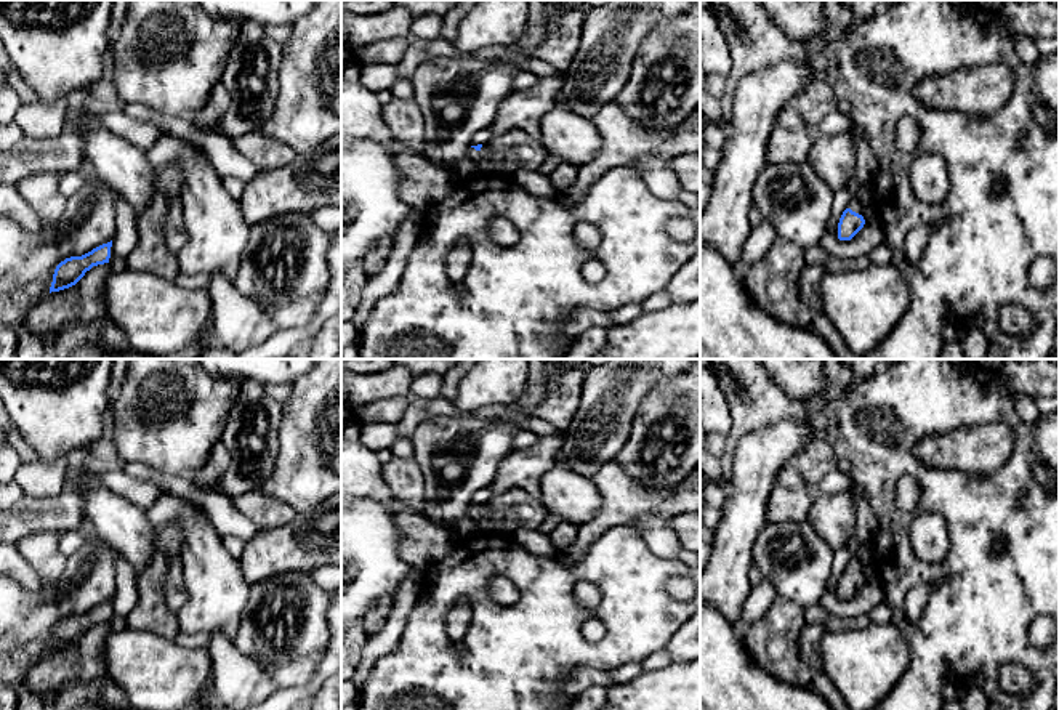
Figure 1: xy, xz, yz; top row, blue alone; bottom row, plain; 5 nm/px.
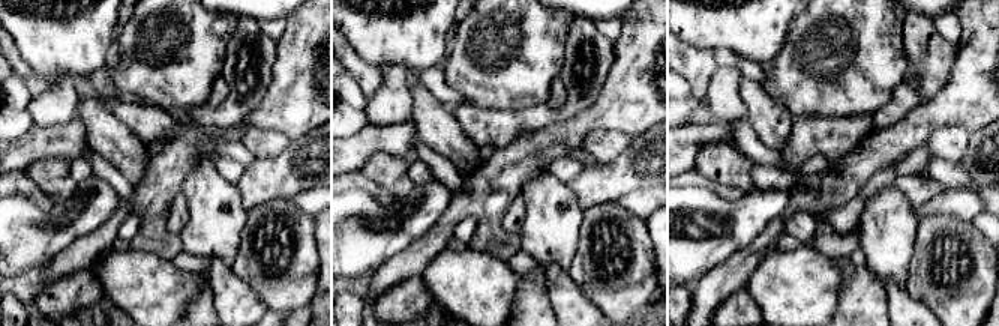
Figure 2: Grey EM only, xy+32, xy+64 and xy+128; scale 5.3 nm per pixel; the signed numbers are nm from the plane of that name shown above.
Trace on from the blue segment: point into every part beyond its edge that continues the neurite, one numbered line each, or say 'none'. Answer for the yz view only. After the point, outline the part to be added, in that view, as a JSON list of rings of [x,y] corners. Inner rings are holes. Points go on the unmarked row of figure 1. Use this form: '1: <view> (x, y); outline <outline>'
1: yz (854, 563); outline [[[854,548],[852,556],[848,563],[848,567],[864,575],[864,571],[868,564],[857,558],[857,550]]]

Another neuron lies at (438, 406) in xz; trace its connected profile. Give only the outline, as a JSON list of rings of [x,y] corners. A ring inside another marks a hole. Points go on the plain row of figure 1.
[[[442,396],[433,397],[426,402],[426,409],[431,415],[447,415],[447,417],[481,417],[481,418],[495,418],[521,423],[524,430],[529,430],[538,436],[564,436],[564,431],[558,430],[550,422],[534,417],[521,417],[514,405],[492,404],[481,409],[476,409],[471,413],[465,413],[457,409],[457,405]]]

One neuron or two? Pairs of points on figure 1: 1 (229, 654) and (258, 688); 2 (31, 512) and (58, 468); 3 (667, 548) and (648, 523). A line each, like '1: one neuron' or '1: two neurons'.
1: one neuron
2: two neurons
3: one neuron

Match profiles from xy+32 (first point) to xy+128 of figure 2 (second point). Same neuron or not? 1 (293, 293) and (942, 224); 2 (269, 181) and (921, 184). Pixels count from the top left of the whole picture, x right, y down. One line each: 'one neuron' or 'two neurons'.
1: one neuron
2: one neuron

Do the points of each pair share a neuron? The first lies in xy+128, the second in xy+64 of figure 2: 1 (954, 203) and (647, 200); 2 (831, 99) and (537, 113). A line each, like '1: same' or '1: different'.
1: same
2: different

